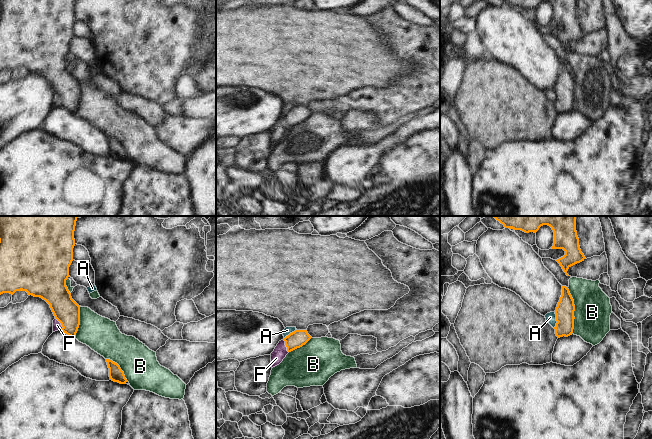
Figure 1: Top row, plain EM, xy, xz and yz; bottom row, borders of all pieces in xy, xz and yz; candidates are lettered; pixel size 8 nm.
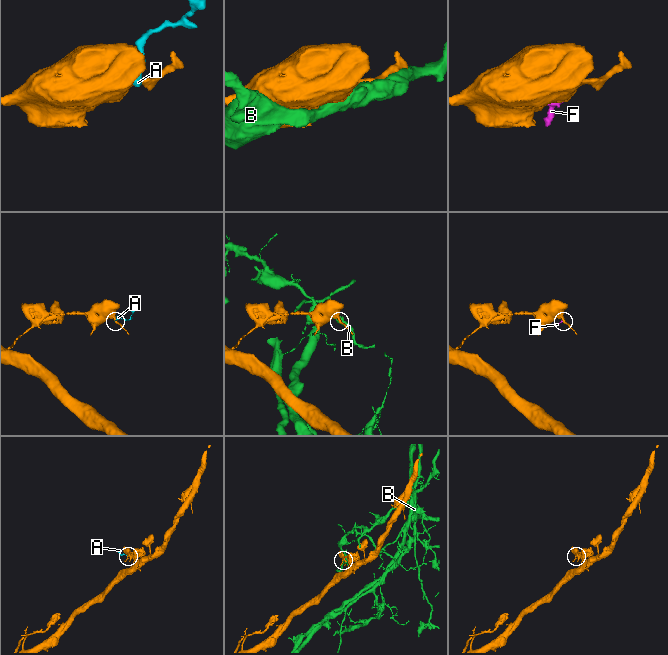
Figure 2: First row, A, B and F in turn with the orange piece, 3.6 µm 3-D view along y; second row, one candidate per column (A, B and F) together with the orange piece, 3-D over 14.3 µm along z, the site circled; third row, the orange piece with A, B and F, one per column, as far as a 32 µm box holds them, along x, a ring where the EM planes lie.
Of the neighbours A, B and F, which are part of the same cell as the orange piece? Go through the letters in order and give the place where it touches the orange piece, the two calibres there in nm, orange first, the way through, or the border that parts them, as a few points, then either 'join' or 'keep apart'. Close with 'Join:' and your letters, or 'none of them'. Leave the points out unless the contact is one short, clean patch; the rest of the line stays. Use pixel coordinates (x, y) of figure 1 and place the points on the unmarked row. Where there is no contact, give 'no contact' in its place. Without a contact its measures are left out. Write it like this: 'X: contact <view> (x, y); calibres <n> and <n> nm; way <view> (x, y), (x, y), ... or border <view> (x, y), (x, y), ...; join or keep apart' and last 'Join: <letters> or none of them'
A: contact yz (556, 96); calibres 150 and 80 nm; border yz (555, 88), (556, 100), (553, 103); keep apart
B: contact yz (574, 86); calibres 150 and 280 nm; keep apart
F: contact xy (60, 98); calibres 200 and 70 nm; border xy (55, 93), (62, 105); keep apart
Join: none of them

